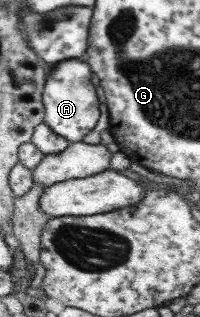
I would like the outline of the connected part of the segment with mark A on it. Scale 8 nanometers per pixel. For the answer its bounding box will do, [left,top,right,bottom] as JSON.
[43,58,99,143]

